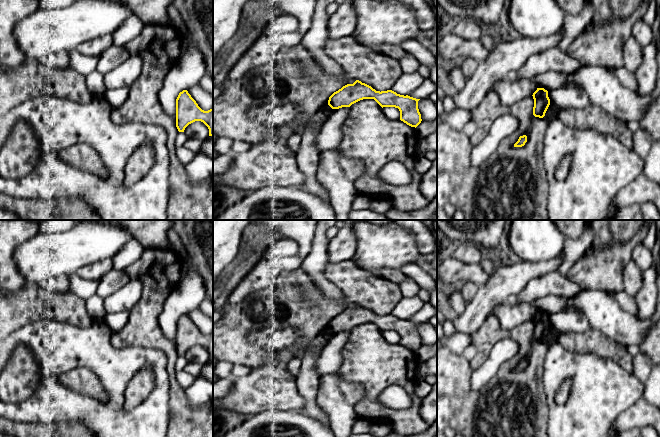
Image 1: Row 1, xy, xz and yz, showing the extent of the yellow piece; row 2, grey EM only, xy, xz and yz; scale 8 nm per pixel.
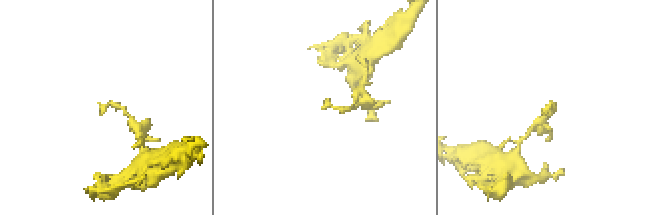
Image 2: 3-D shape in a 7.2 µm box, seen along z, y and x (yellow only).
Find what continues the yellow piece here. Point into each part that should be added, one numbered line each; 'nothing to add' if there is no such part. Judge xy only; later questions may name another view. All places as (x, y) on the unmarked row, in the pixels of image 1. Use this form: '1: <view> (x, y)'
nothing to add

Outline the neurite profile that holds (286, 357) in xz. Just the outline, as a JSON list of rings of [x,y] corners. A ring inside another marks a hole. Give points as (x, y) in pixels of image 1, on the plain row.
[[[297,345],[291,347],[291,348],[288,348],[288,349],[283,349],[281,352],[280,352],[280,363],[283,363],[283,364],[288,364],[290,362],[292,362],[292,359],[293,359],[293,352],[297,349]]]

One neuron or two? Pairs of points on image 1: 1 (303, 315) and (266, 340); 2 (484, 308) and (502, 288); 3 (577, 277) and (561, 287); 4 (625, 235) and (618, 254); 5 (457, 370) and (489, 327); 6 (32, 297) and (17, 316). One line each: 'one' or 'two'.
1: two
2: one
3: two
4: one
5: two
6: one

